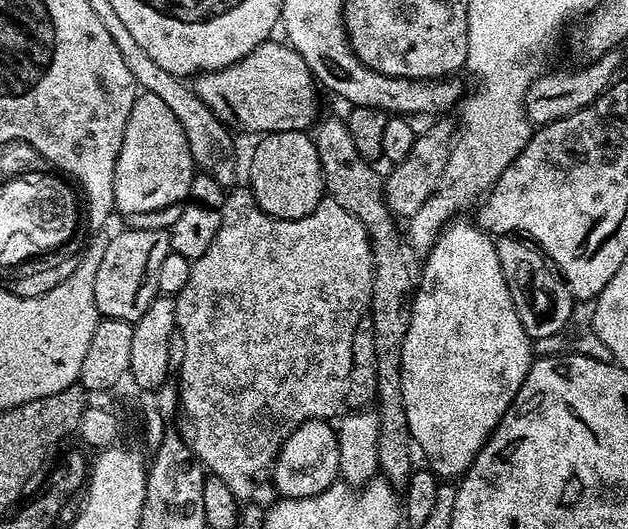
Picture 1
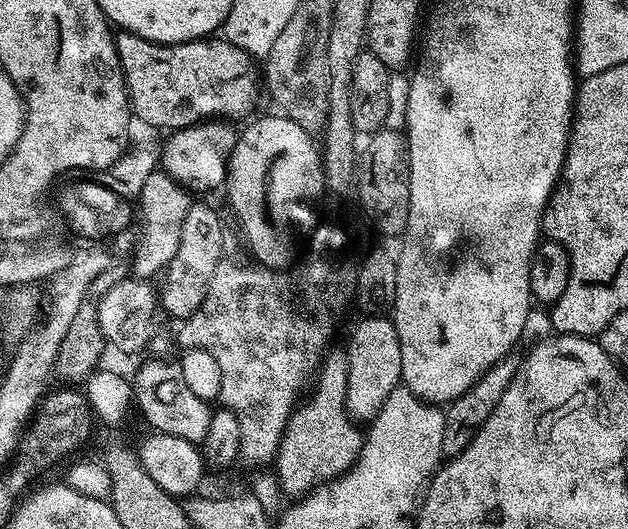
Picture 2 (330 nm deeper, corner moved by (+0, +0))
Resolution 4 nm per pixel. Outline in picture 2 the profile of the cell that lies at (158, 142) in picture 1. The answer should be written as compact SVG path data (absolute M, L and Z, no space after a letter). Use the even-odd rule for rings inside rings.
M213 118L207 122L191 124L189 128L173 131L170 144L164 156L162 154L163 171L193 193L208 192L219 184L221 187L228 174L228 159L234 150L238 135L237 129L232 129L228 124L231 123L220 118Z

